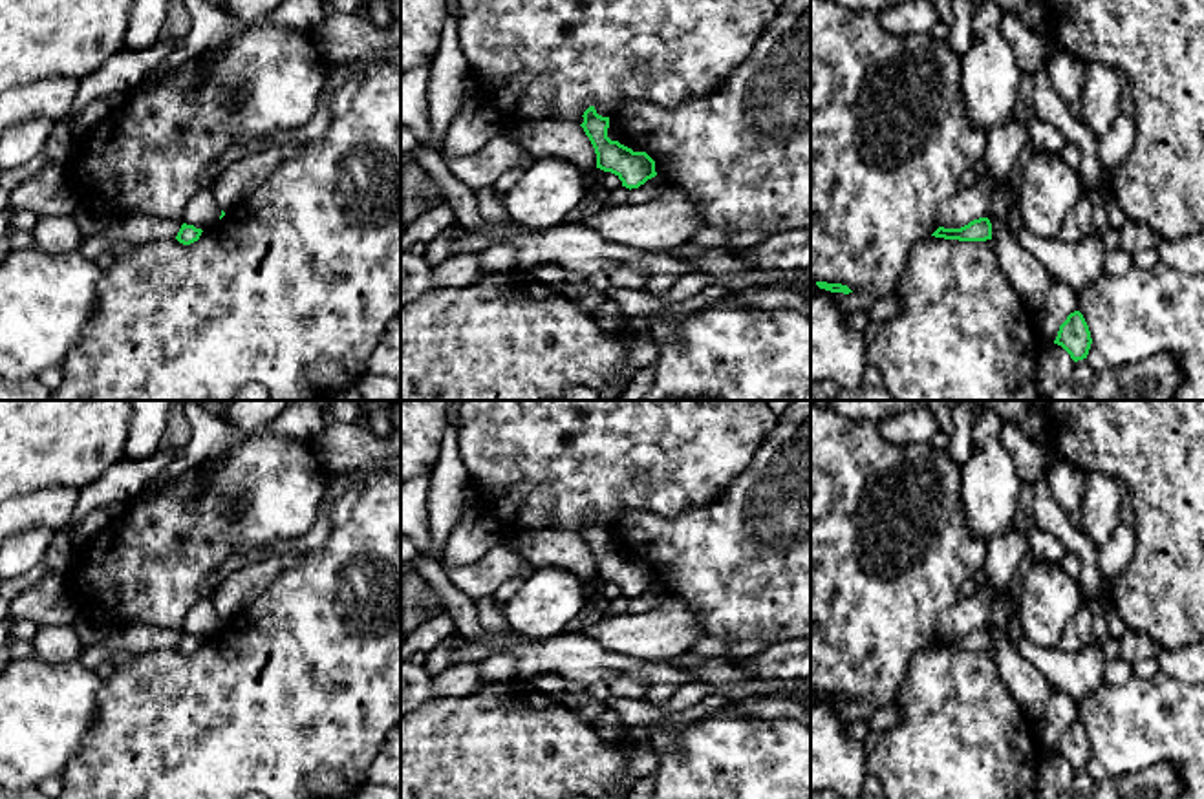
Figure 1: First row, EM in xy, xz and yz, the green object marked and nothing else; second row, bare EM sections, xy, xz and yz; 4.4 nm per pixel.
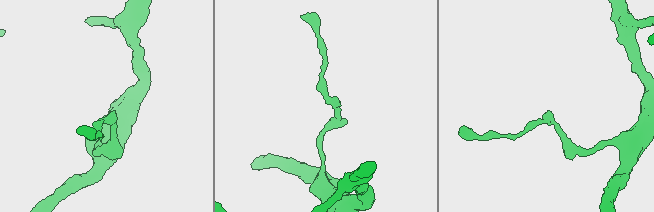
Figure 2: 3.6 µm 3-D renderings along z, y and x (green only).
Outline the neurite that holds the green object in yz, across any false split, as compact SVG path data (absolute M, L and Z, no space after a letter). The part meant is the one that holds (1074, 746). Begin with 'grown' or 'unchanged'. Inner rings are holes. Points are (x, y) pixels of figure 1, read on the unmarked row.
unchanged; M1080 720L1070 722L1059 735L1054 753L1061 755L1074 772L1087 768L1092 748Z

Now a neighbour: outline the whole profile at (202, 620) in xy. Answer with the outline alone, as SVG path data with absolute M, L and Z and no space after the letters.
M201 596L183 618L183 631L194 634L196 638L209 638L220 631L221 618L212 603L210 596Z

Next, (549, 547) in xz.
M518 528L501 534L500 543L520 554L534 569L562 567L582 583L597 576L595 558L578 532Z

